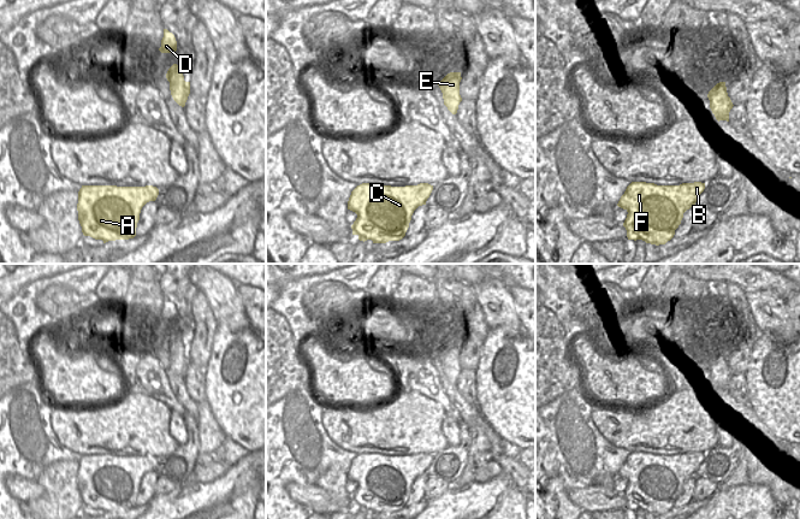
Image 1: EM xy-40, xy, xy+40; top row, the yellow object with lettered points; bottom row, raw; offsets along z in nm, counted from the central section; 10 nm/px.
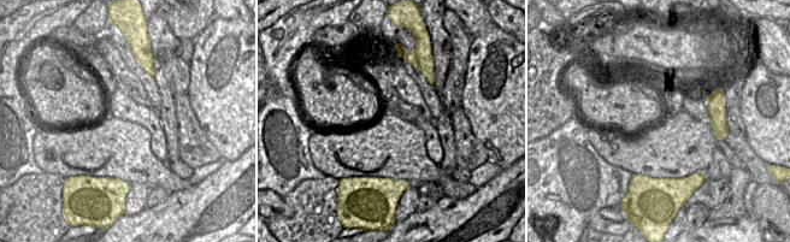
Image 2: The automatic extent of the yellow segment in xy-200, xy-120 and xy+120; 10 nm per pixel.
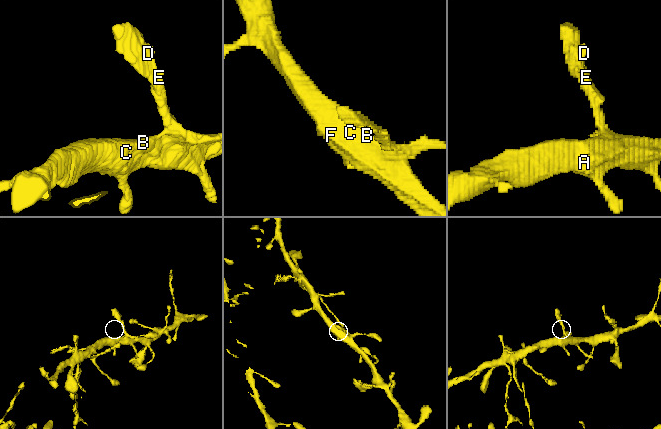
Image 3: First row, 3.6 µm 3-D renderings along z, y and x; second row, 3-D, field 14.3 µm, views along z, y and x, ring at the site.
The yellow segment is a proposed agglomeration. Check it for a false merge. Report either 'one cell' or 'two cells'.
one cell

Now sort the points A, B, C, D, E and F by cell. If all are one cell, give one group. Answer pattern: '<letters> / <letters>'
A B C D E F

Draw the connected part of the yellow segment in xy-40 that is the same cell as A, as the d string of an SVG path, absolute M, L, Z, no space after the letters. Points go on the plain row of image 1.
M82 455L77 480L83 505L103 513L134 508L142 477L158 465L153 455Z

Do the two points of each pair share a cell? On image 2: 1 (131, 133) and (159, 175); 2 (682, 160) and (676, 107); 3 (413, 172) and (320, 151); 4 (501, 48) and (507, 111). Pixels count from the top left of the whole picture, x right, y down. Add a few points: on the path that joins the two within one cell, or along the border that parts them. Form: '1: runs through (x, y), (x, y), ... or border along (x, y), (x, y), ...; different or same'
1: runs through (131, 143), (131, 147), (148, 164); same
2: border along (683, 110), (666, 116); different
3: runs through (390, 152), (343, 152); same
4: runs through (501, 64), (501, 72), (507, 82), (507, 95); same

